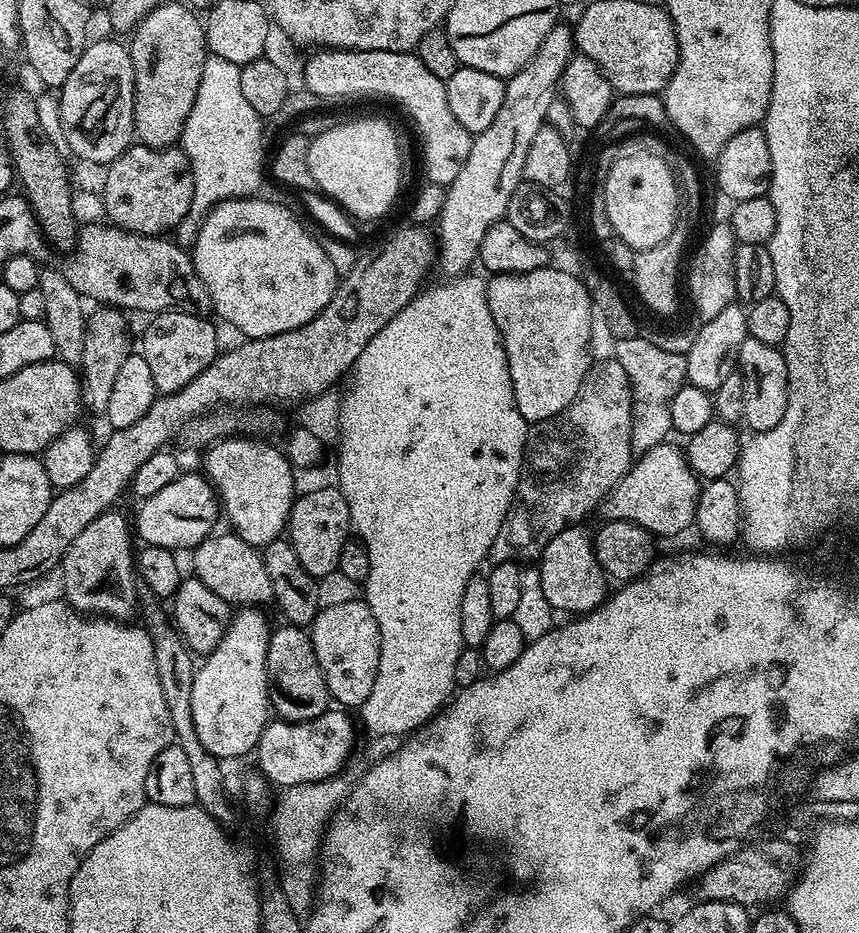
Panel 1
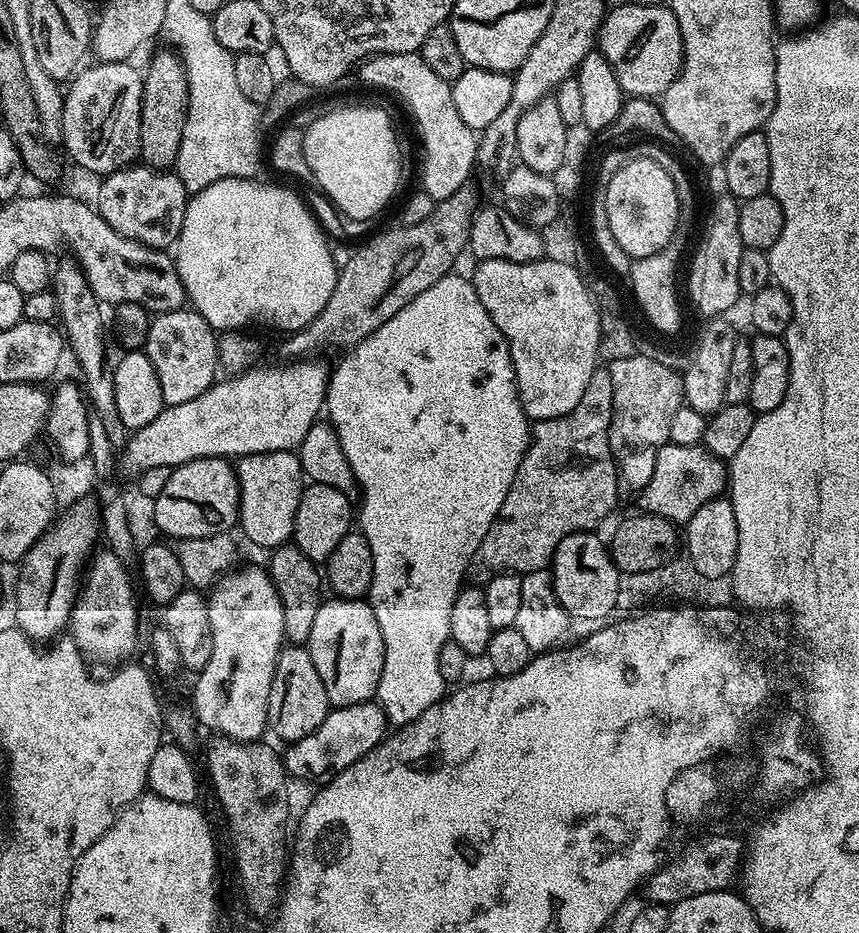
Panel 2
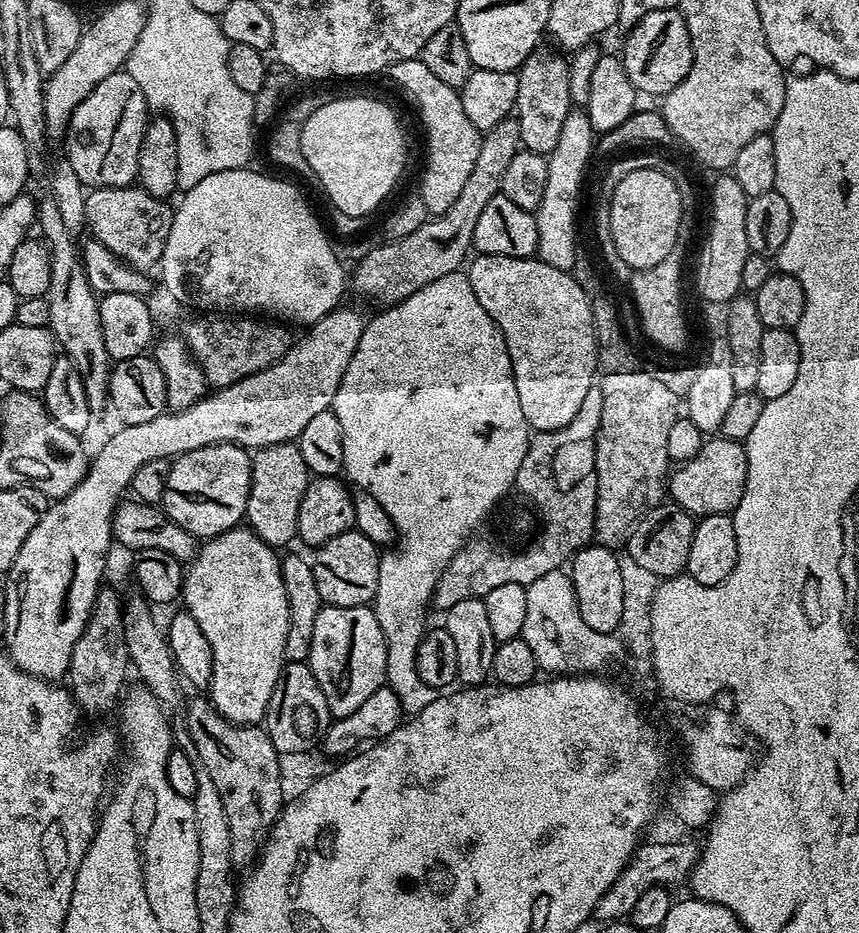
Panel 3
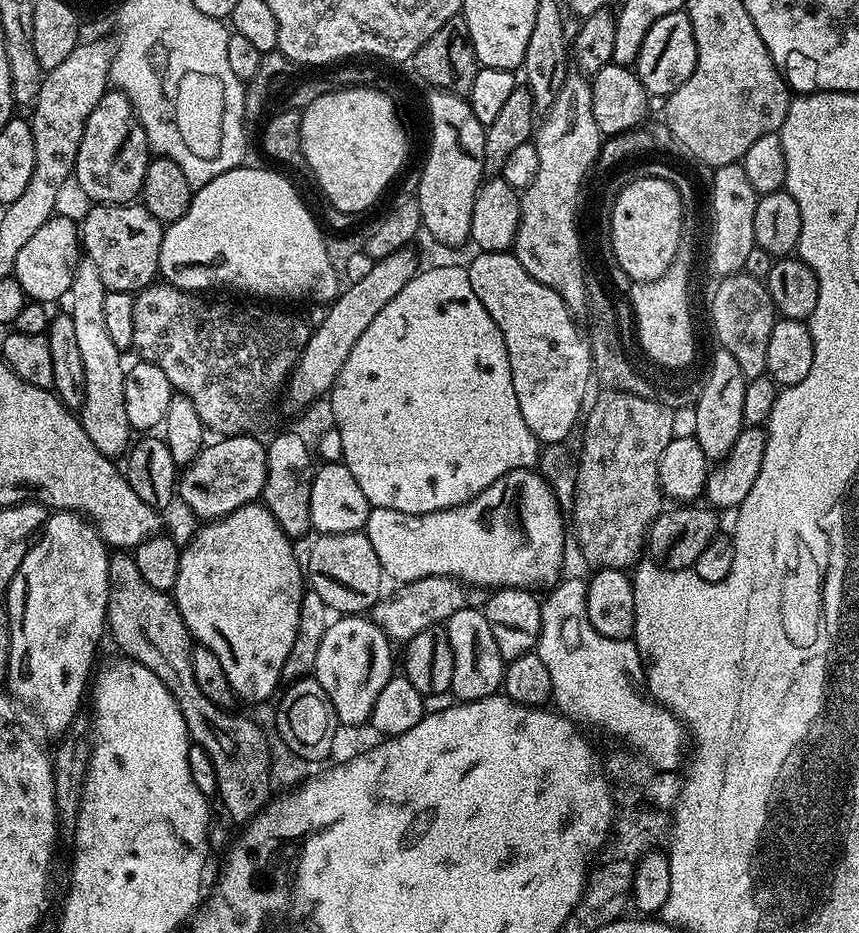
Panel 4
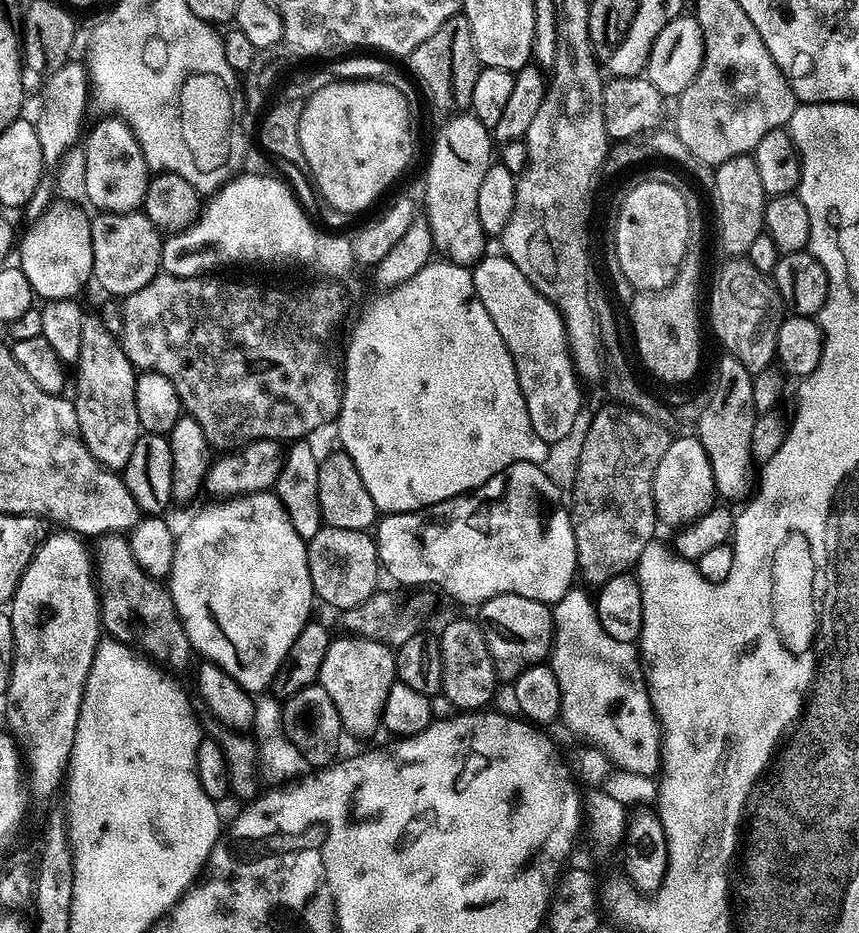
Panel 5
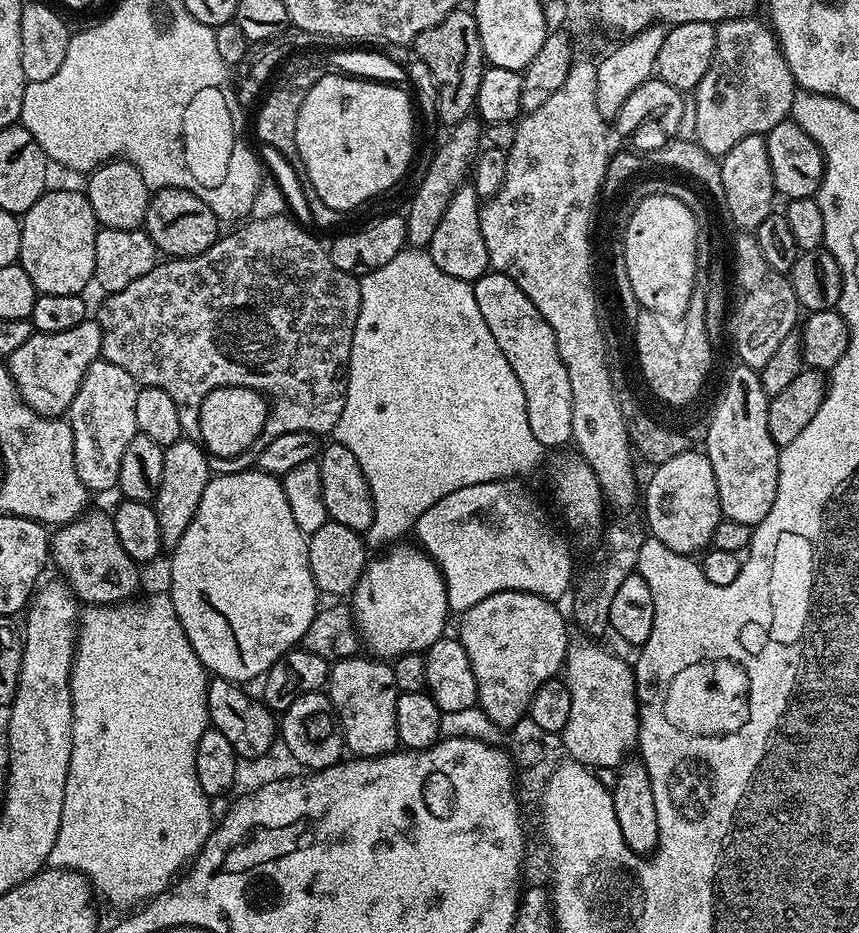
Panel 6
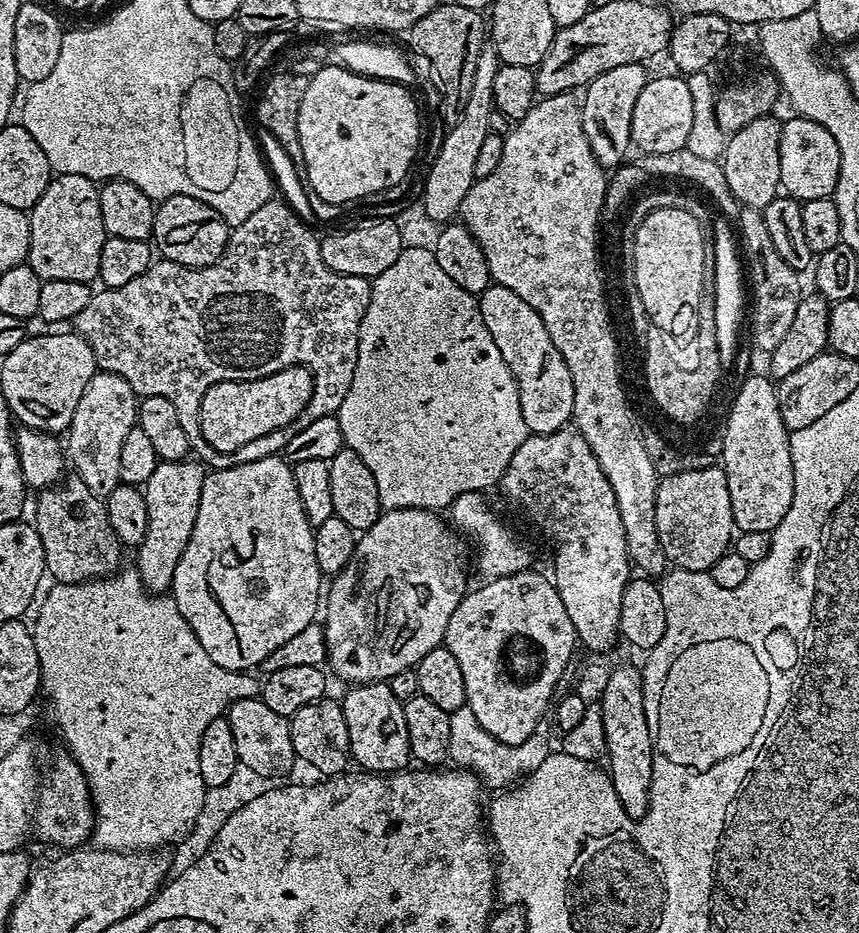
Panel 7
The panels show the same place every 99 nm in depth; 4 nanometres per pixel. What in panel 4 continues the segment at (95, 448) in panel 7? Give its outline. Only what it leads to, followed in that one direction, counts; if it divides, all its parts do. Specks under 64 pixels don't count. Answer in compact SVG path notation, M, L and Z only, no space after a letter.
M81 258L76 263L72 285L68 288L67 299L72 300L70 315L78 337L78 351L82 354L84 371L84 404L78 410L78 419L86 430L86 438L98 446L100 453L109 458L123 457L130 447L128 435L134 429L128 425L124 398L124 373L126 364L120 361L120 348L114 337L108 333L108 308L104 305L106 289L94 262Z

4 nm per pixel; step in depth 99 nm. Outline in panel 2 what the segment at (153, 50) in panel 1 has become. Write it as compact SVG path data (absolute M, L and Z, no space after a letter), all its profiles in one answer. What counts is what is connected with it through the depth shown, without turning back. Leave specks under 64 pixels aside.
M175 51L160 52L143 73L140 111L140 155L147 167L168 170L173 167L182 146L182 130L188 117L188 75Z

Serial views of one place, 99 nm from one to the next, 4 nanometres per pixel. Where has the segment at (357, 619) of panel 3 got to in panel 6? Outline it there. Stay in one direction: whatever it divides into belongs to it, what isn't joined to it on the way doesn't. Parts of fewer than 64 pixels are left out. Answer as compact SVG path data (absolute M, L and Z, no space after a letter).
M357 654L355 656L347 656L345 660L337 660L328 669L326 694L331 698L336 717L340 720L340 728L344 732L344 743L347 751L353 757L385 756L387 752L391 752L397 747L394 710L396 709L398 693L391 663L385 662L380 658L373 658L368 654Z

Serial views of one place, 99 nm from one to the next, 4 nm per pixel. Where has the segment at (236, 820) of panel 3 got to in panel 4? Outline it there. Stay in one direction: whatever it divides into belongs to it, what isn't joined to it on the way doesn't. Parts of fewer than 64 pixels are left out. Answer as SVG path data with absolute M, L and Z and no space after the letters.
M116 554L108 562L108 619L106 621L107 631L110 633L110 640L121 648L123 655L129 660L136 660L146 670L150 670L170 690L178 710L182 712L182 718L186 722L191 743L202 749L214 768L216 775L216 796L224 803L228 816L232 820L247 822L257 816L270 799L269 768L272 764L272 755L268 740L264 737L265 730L255 719L247 720L244 716L235 716L228 712L227 707L210 702L202 690L198 690L198 682L194 682L194 670L192 669L192 650L194 641L184 625L182 614L178 610L175 599L167 592L154 590L142 578L138 571L135 559L128 554Z

